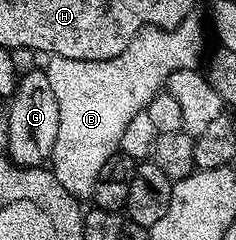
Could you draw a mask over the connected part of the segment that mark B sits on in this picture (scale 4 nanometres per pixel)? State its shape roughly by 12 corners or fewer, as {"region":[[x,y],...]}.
{"region":[[204,26],[139,30],[110,60],[47,59],[58,100],[52,175],[91,199],[126,124]]}

